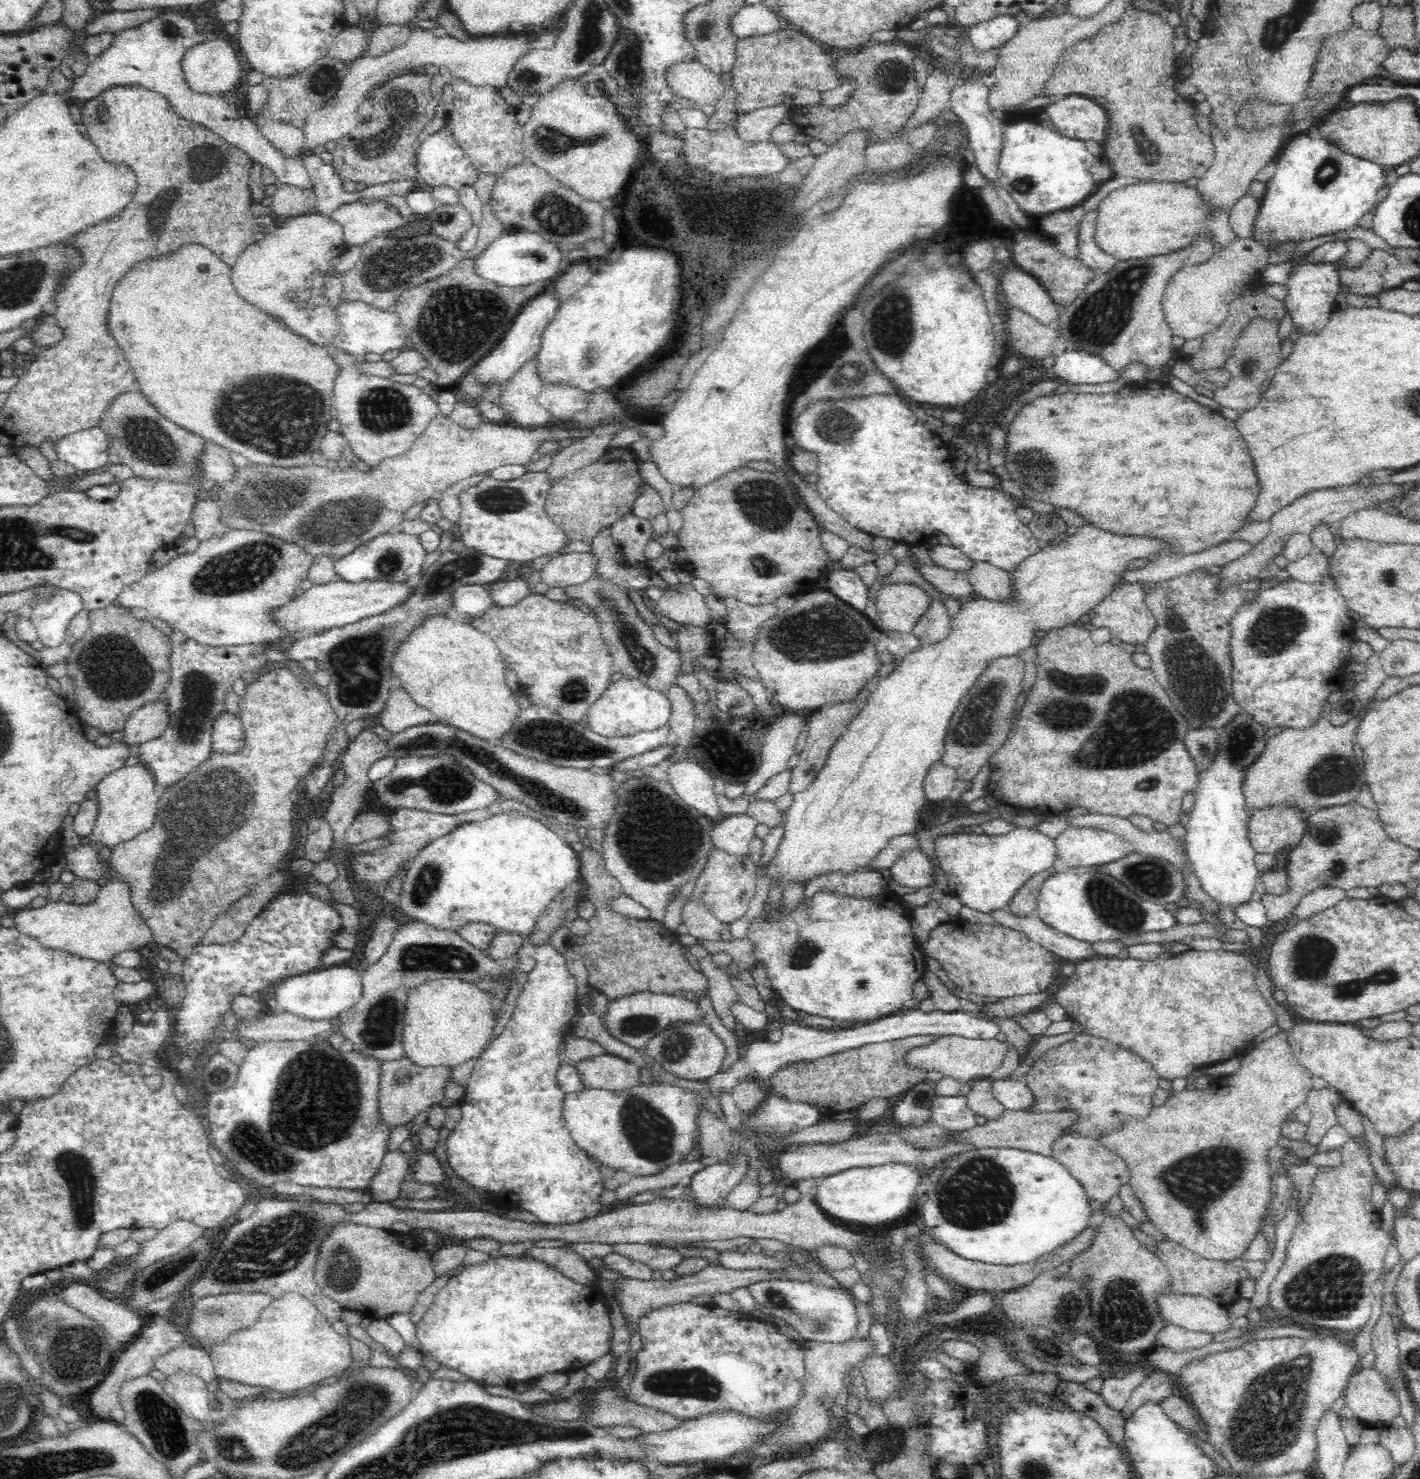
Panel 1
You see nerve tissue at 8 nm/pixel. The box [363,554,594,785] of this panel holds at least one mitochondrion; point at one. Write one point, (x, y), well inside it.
(576, 689)

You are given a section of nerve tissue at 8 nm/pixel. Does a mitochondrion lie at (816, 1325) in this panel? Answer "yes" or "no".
yes

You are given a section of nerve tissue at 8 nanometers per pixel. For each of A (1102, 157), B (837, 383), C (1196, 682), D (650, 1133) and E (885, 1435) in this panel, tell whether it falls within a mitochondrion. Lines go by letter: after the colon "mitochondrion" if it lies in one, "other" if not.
A: other
B: mitochondrion
C: mitochondrion
D: mitochondrion
E: other

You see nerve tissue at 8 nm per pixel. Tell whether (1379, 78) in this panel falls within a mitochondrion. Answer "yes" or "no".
no

